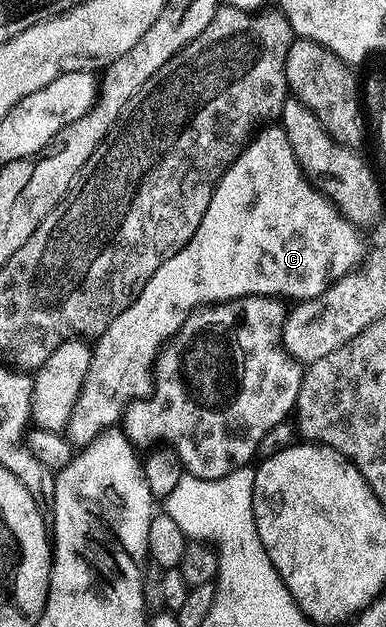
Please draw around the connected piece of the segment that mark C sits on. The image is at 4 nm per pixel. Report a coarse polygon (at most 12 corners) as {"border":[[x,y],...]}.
{"border":[[280,125],[216,176],[189,239],[96,336],[67,438],[152,392],[210,305],[314,299],[362,232]]}

